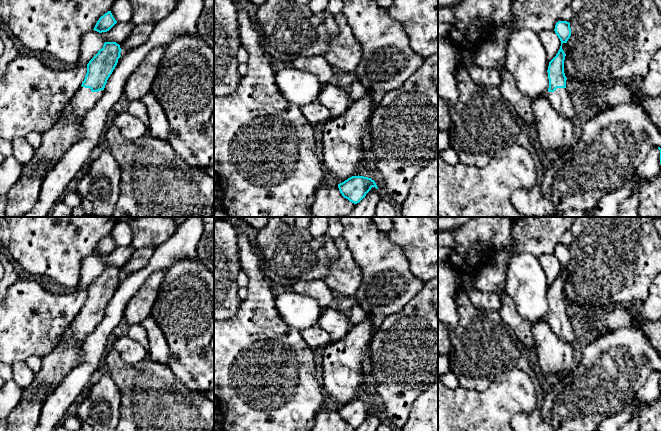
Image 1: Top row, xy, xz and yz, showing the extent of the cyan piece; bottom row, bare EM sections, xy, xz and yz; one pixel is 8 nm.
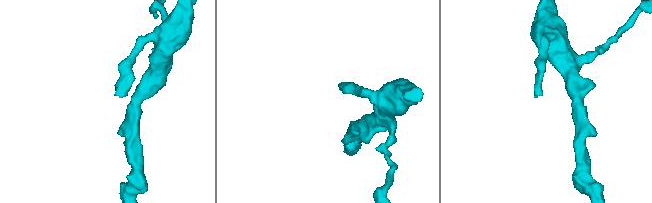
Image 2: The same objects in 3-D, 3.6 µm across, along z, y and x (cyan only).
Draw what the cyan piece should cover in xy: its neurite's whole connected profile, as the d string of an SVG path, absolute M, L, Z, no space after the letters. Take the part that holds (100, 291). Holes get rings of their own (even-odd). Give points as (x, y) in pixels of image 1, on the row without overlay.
M116 266L104 267L103 272L87 288L85 303L71 324L66 343L42 358L41 369L34 381L47 385L47 395L80 362L82 343L102 320L107 304L121 281L120 277L120 269Z

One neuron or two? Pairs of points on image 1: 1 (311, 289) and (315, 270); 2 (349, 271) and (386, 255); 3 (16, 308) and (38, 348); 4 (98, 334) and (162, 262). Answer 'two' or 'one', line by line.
1: two
2: two
3: one
4: one

